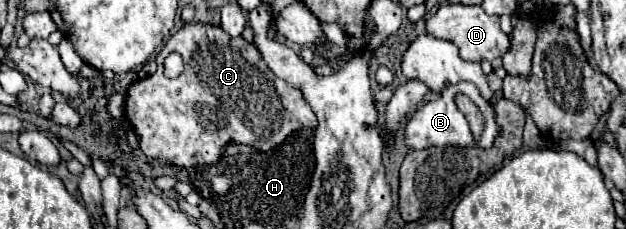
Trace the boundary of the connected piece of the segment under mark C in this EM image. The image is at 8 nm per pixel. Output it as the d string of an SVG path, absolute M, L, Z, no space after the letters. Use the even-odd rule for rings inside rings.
M185 24L165 42L155 62L157 72L131 84L127 92L129 98L125 102L127 120L139 134L139 148L147 158L159 158L181 168L211 166L223 156L227 144L247 144L257 150L271 150L289 134L301 128L317 126L317 118L303 94L271 74L269 66L261 64L261 56L253 56L253 52L241 52L241 36L231 38L219 26ZM169 52L179 52L185 62L183 74L175 80L163 74L163 58Z

